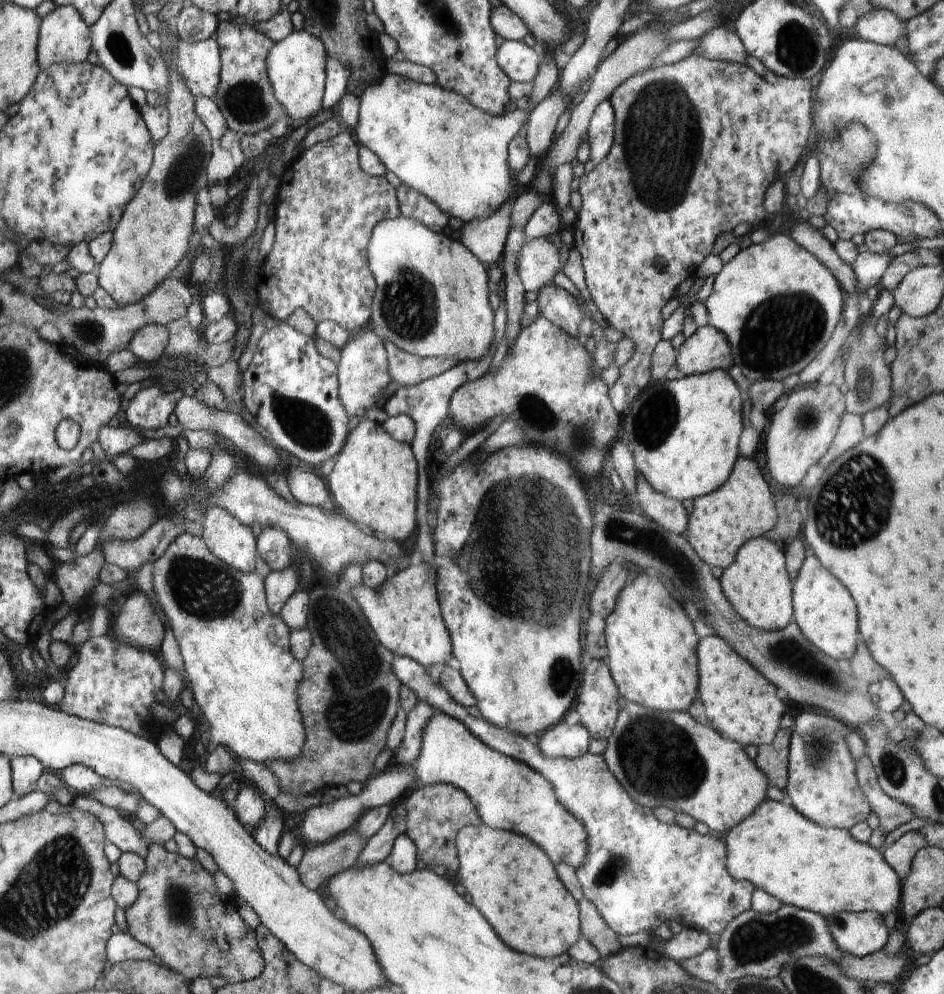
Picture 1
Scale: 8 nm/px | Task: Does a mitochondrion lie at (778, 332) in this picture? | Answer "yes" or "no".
yes

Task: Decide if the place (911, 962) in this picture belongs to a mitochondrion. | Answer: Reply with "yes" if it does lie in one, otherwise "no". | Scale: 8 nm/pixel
no

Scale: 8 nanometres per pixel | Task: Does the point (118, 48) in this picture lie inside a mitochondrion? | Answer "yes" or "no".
yes

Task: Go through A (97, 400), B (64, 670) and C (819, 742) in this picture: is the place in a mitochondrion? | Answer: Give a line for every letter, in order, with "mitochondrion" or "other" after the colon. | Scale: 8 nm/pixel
A: other
B: other
C: mitochondrion

